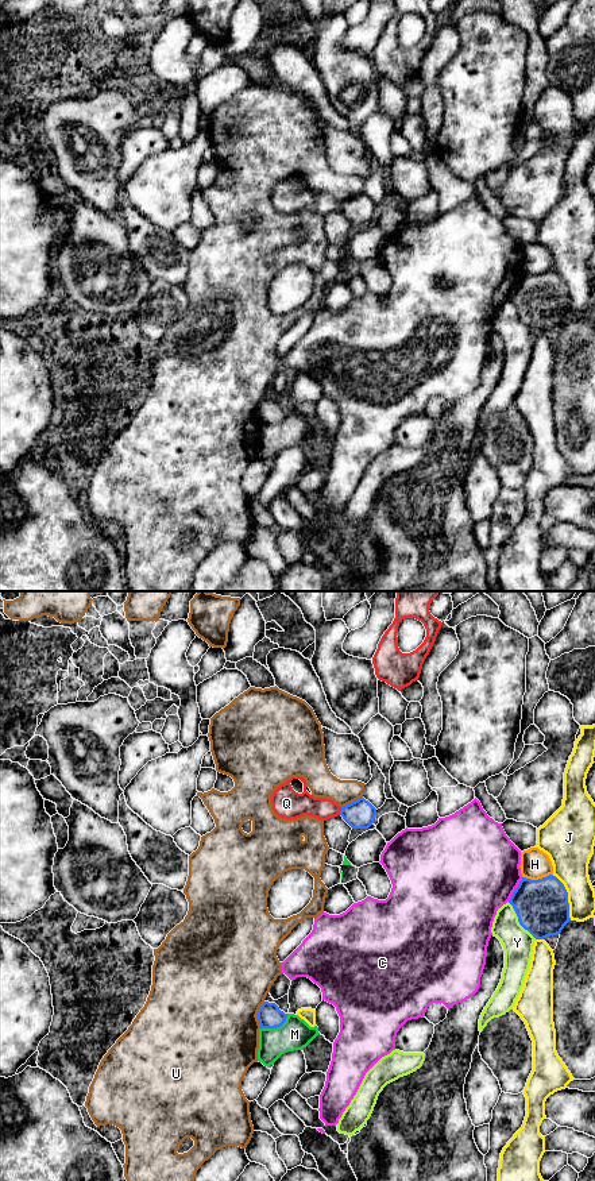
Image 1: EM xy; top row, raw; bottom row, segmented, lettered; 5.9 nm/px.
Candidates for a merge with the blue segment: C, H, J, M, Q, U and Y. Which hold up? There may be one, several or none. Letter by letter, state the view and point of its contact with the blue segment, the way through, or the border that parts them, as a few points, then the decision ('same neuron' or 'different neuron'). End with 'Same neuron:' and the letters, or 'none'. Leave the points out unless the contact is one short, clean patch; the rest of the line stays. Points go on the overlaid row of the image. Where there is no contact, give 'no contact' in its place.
C: contact xy (516, 890); different neuron
H: contact xy (539, 879); different neuron
J: contact xy (567, 896); different neuron
M: contact xy (275, 1027); different neuron
Q: contact xy (340, 811); different neuron
U: contact xy (257, 1015); different neuron
Y: contact xy (518, 921); different neuron
Same neuron: none

